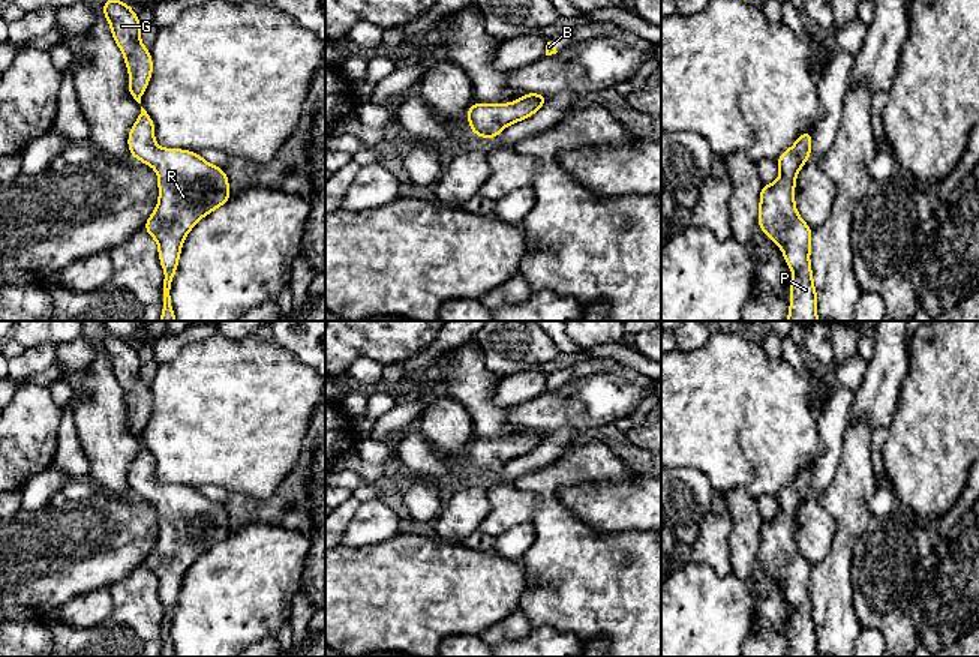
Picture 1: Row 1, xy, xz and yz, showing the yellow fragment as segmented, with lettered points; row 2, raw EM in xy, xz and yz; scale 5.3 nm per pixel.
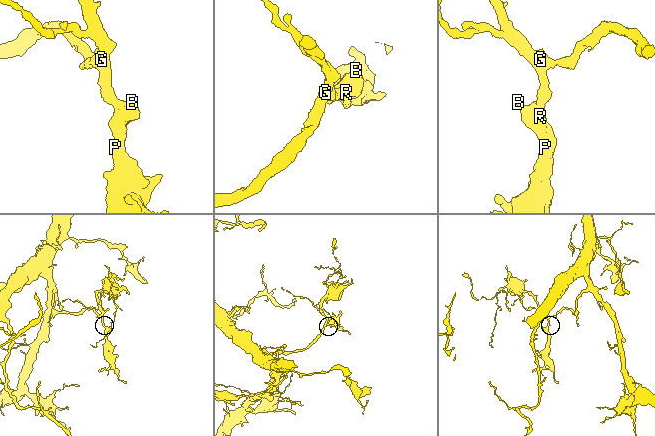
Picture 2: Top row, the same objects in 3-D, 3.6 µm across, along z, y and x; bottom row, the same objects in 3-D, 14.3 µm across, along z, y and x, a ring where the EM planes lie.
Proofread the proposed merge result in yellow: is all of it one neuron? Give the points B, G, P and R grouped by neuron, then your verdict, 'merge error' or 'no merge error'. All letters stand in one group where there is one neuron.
B G P R | no merge error

